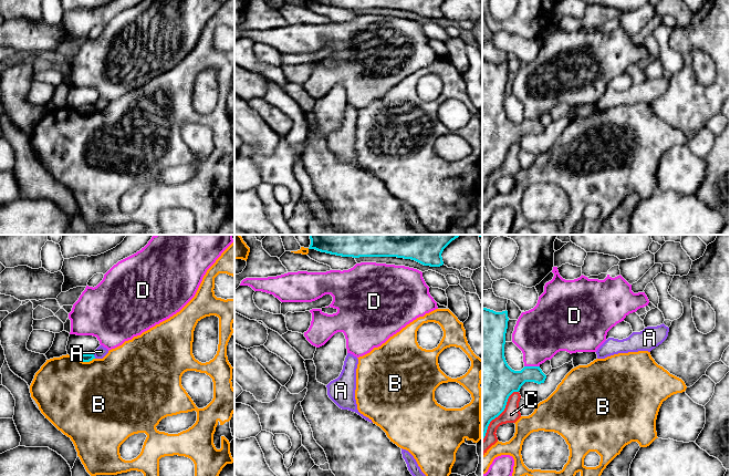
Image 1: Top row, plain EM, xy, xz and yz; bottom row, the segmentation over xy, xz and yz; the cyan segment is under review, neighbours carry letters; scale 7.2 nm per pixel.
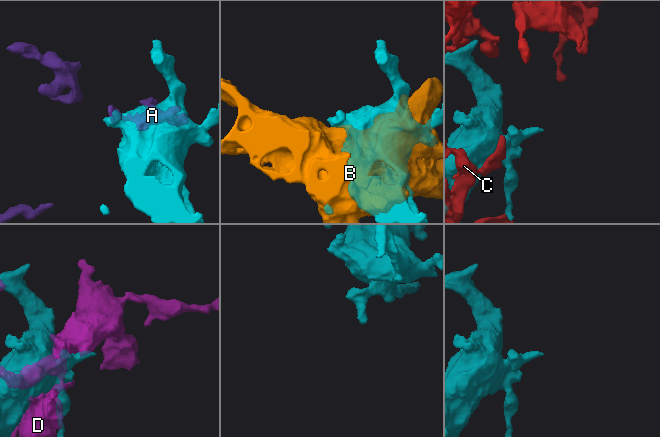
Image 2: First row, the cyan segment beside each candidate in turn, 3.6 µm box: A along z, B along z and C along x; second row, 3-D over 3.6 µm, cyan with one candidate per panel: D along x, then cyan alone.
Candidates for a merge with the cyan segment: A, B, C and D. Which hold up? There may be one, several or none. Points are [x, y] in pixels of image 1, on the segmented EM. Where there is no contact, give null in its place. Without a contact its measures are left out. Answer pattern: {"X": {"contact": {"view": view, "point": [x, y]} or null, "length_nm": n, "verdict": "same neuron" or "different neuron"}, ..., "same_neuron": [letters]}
{"A": {"contact": {"view": "xy", "point": [93, 355]}, "length_nm": 50, "verdict": "different neuron"}, "B": {"contact": {"view": "xy", "point": [85, 361]}, "length_nm": 140, "verdict": "different neuron"}, "C": {"contact": {"view": "yz", "point": [498, 415]}, "length_nm": 440, "verdict": "different neuron"}, "D": {"contact": {"view": "yz", "point": [532, 366]}, "length_nm": 110, "verdict": "different neuron"}, "same_neuron": []}

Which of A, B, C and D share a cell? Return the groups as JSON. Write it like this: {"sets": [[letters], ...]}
{"sets": [["A", "C"], ["B"], ["D"]]}

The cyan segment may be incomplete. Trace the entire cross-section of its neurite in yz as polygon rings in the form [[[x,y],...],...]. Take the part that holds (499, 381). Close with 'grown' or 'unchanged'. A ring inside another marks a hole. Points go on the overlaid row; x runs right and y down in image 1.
[[[482,308],[482,441],[492,420],[505,408],[509,396],[525,382],[544,383],[540,366],[512,370],[504,358],[508,311]]]; unchanged

